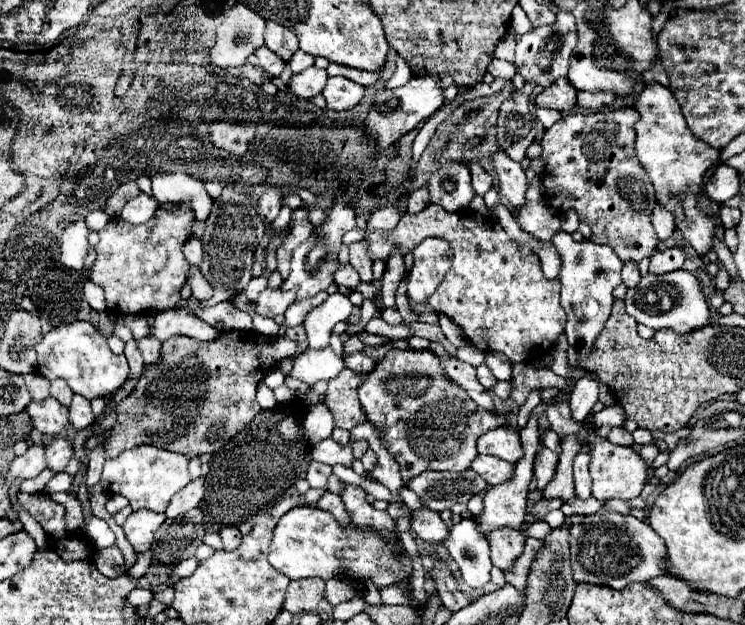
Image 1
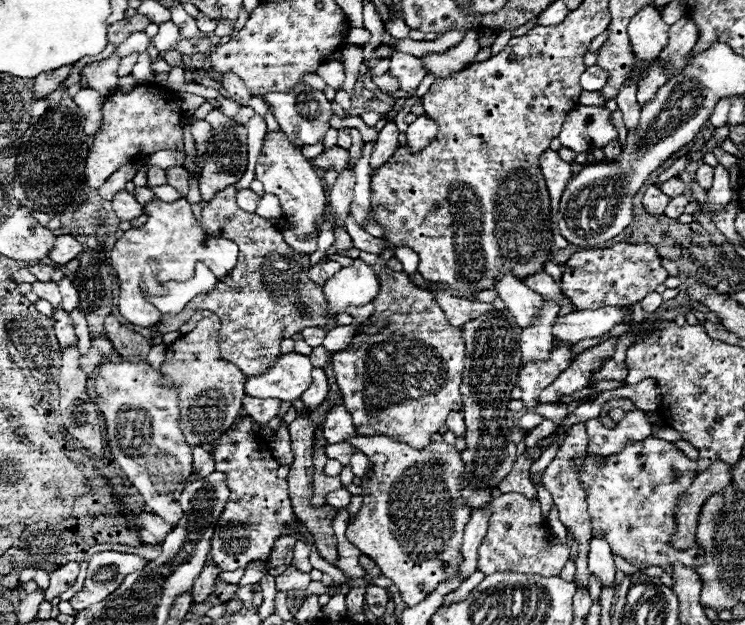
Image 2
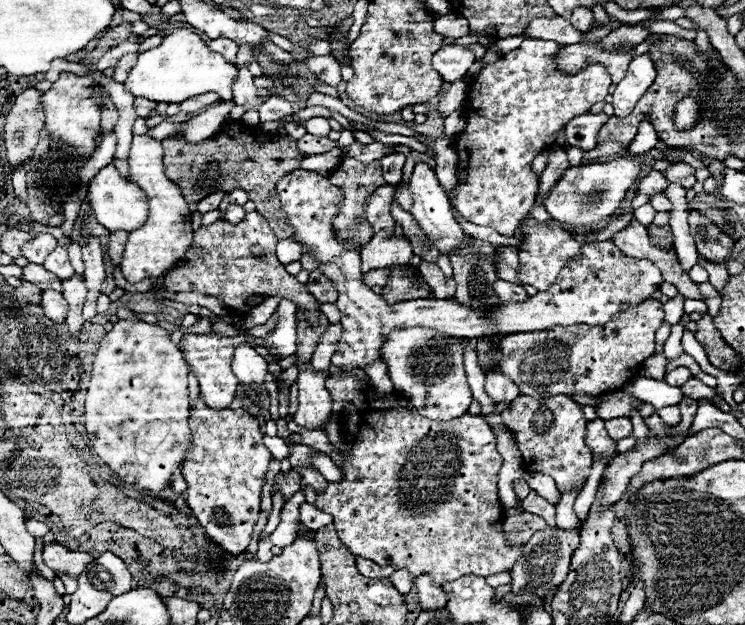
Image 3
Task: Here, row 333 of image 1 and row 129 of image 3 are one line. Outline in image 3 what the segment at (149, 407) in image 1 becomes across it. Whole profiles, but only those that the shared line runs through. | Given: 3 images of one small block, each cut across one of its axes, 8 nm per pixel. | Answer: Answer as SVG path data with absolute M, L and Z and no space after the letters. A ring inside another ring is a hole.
M238 124L222 128L216 140L204 140L202 144L188 144L180 138L166 138L164 146L164 172L166 176L180 186L188 202L198 202L212 194L214 190L232 192L242 188L248 192L250 200L256 202L256 212L274 224L276 238L292 238L290 224L282 214L276 194L276 182L286 176L290 170L298 170L302 156L296 150L296 140L282 138L278 134L262 134L256 126Z

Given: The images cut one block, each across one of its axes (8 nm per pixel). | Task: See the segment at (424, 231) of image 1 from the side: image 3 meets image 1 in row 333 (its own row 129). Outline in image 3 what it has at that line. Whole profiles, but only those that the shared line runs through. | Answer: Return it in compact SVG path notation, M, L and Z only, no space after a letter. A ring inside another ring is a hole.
M526 38L520 48L504 54L498 62L484 66L482 72L472 80L472 90L464 100L466 128L456 138L458 184L450 200L466 222L490 226L500 234L514 236L514 230L536 204L540 178L532 172L532 160L542 150L552 146L558 132L570 118L576 114L586 114L596 102L602 102L608 96L608 86L612 84L608 68L594 62L582 68L578 74L566 74L556 66L558 52L562 48L562 44L552 40Z

